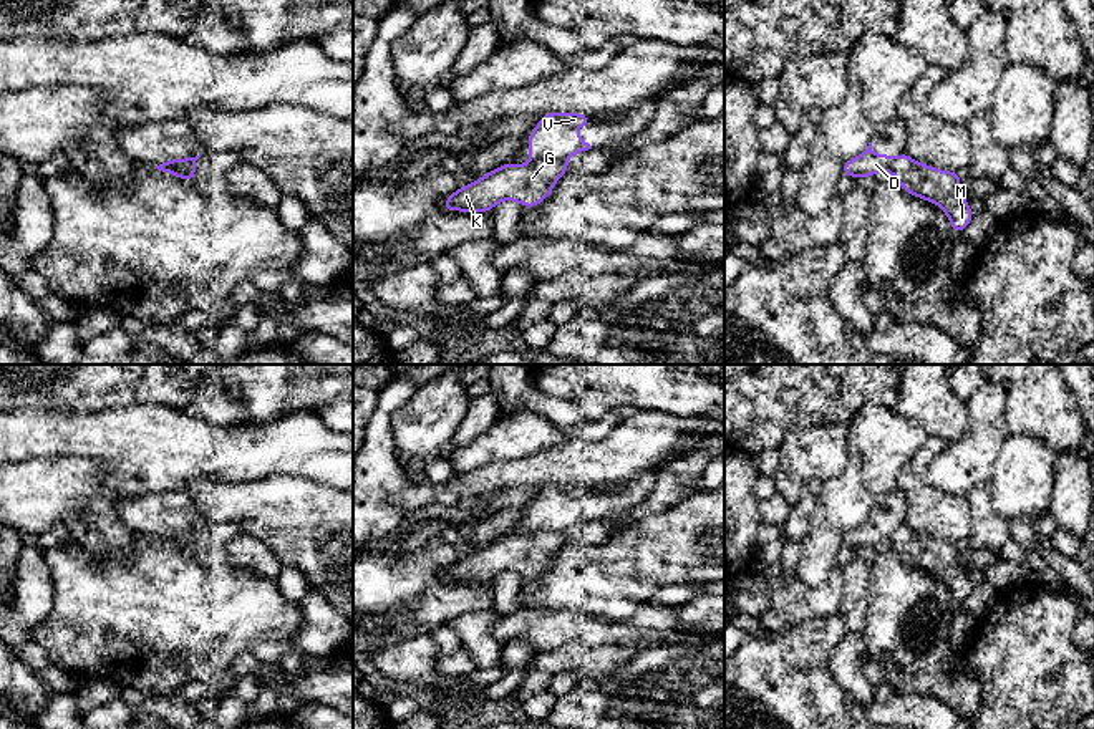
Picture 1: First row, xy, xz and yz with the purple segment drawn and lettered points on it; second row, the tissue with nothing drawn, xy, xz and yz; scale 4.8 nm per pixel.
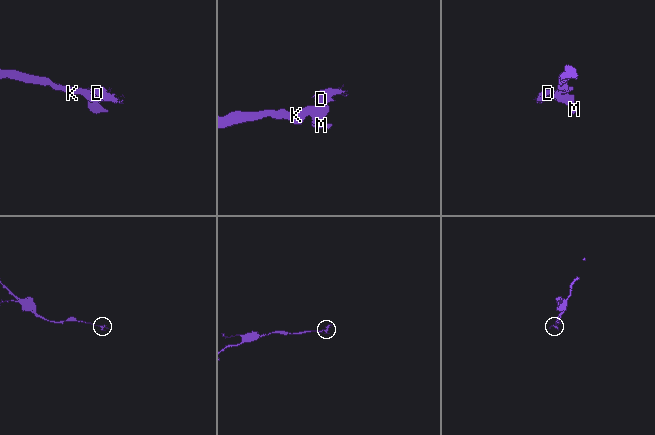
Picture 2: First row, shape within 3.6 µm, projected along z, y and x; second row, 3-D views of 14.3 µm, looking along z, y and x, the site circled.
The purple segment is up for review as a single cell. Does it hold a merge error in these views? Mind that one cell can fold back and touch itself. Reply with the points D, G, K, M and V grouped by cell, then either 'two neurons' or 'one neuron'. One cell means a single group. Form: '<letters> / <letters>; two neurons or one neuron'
D V / G K M; two neurons

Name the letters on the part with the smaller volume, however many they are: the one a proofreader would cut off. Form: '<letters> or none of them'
D, V

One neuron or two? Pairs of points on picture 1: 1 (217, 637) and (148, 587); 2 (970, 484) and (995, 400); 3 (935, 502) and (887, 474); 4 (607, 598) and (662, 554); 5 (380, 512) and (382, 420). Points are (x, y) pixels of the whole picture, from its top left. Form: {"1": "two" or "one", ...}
{"1": "one", "2": "one", "3": "two", "4": "one", "5": "one"}

